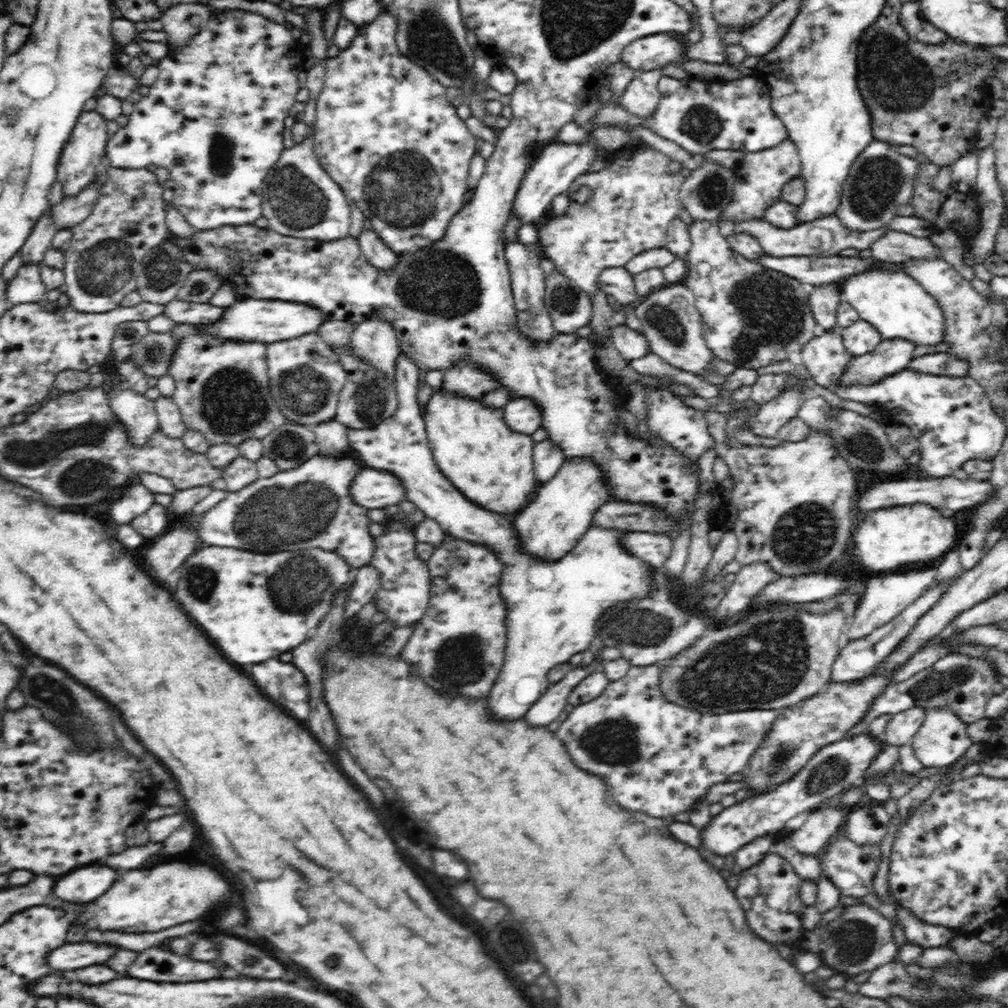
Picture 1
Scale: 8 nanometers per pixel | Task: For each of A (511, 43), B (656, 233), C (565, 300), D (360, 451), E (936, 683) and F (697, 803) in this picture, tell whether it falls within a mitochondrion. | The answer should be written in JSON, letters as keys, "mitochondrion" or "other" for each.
{"A":"other","B":"other","C":"mitochondrion","D":"other","E":"mitochondrion","F":"other"}

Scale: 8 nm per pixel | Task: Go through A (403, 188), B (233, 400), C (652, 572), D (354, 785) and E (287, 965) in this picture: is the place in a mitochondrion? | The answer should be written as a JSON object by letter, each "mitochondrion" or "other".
{"A":"mitochondrion","B":"mitochondrion","C":"other","D":"other","E":"other"}

